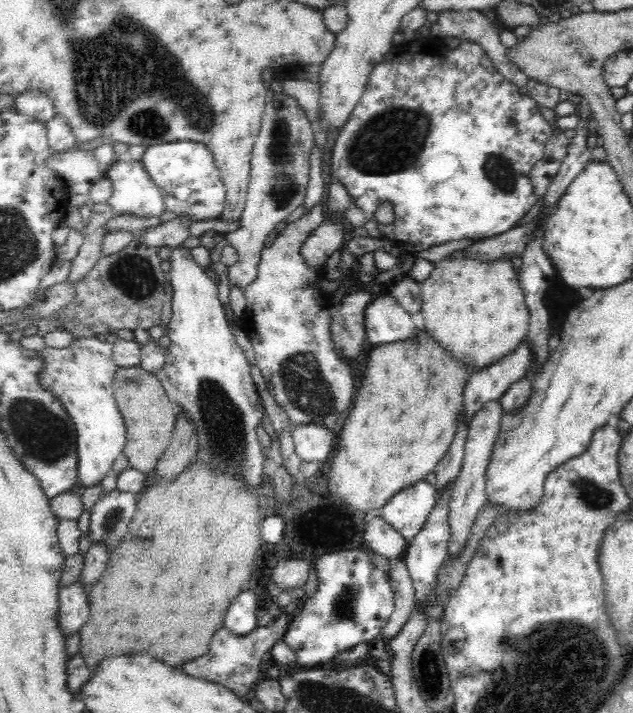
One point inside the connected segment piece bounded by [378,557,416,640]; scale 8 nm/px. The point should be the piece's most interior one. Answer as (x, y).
(404, 592)

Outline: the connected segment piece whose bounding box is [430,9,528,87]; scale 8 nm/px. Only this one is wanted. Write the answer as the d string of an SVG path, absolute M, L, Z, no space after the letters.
M444 10L439 13L439 18L433 29L430 30L430 34L444 41L447 38L457 38L460 41L468 40L475 42L482 47L482 50L489 56L489 59L493 62L493 65L504 75L512 84L517 87L526 86L528 77L525 74L520 74L520 71L516 66L509 64L509 60L505 56L505 47L500 40L500 34L496 29L496 26L488 19L485 13L477 10Z

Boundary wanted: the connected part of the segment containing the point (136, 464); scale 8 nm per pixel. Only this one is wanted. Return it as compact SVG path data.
M141 366L119 367L115 374L115 399L126 425L127 439L123 454L130 468L149 476L170 445L178 413L172 408L165 388L155 373Z

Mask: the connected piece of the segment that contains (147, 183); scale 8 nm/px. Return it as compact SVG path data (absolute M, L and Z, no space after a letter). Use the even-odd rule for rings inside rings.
M116 158L108 168L105 168L104 176L113 184L113 193L107 203L113 208L116 216L132 214L138 218L150 218L150 216L160 216L166 210L161 190L155 186L149 174L143 169L140 160L123 161Z

